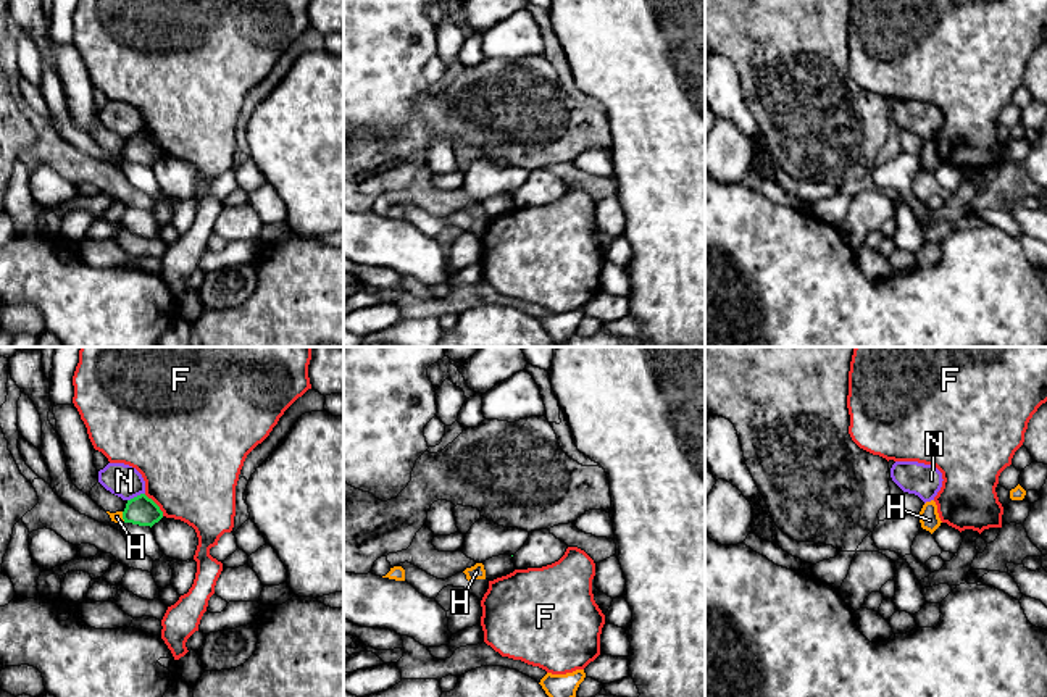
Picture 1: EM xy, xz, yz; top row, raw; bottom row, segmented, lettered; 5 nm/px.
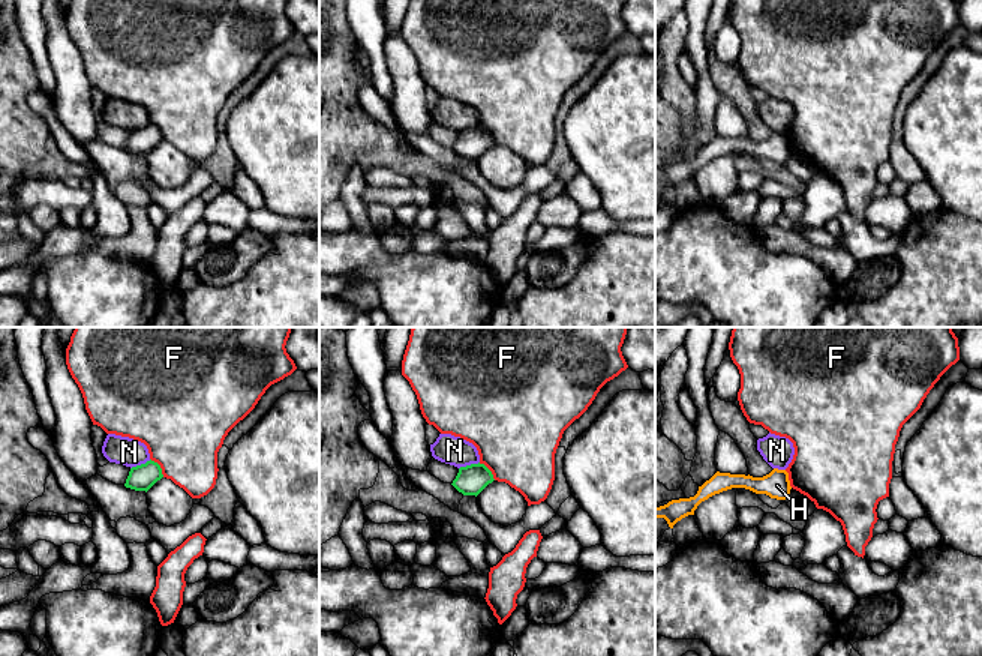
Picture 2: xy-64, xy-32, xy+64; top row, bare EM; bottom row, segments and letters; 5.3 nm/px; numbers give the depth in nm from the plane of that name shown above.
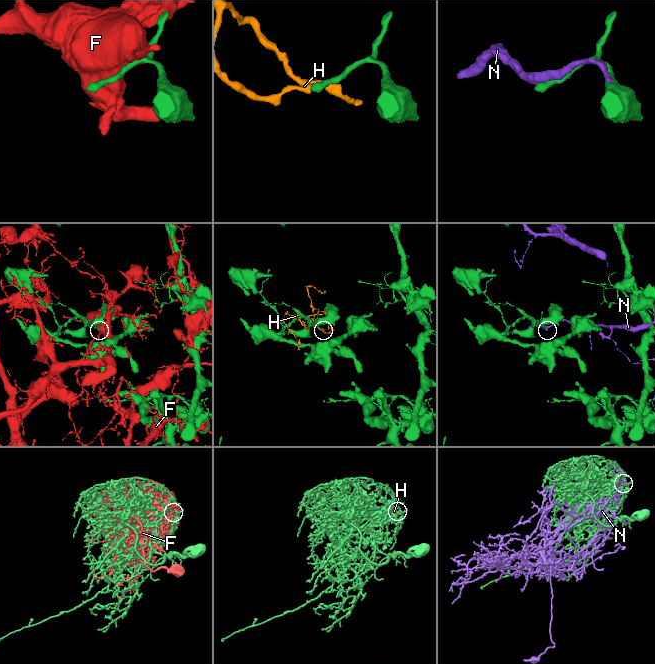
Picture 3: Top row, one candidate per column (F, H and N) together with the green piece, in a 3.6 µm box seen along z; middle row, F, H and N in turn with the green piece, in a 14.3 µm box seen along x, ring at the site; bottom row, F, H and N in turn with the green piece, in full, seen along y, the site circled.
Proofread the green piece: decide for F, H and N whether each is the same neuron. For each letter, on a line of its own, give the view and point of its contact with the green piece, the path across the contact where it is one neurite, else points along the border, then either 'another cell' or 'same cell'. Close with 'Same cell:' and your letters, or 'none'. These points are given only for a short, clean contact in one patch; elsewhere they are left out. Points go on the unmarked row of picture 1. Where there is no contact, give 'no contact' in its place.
F: meets green in xy at (155, 142); another cell
H: meets green in xy at (123, 155); border along xy (121, 150), (125, 158); another cell
N: meets green in xy at (137, 134); another cell
Same cell: none

